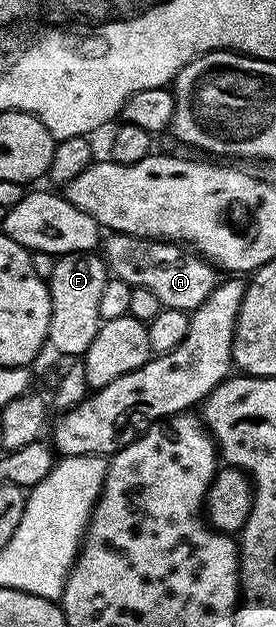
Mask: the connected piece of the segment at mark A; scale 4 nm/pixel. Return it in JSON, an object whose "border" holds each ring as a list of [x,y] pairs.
{"border":[[[112,233],[103,238],[102,256],[111,276],[122,279],[127,285],[133,287],[141,285],[154,291],[154,295],[158,295],[161,306],[166,309],[185,311],[196,309],[218,284],[217,270],[203,257],[189,251],[180,243]]]}

